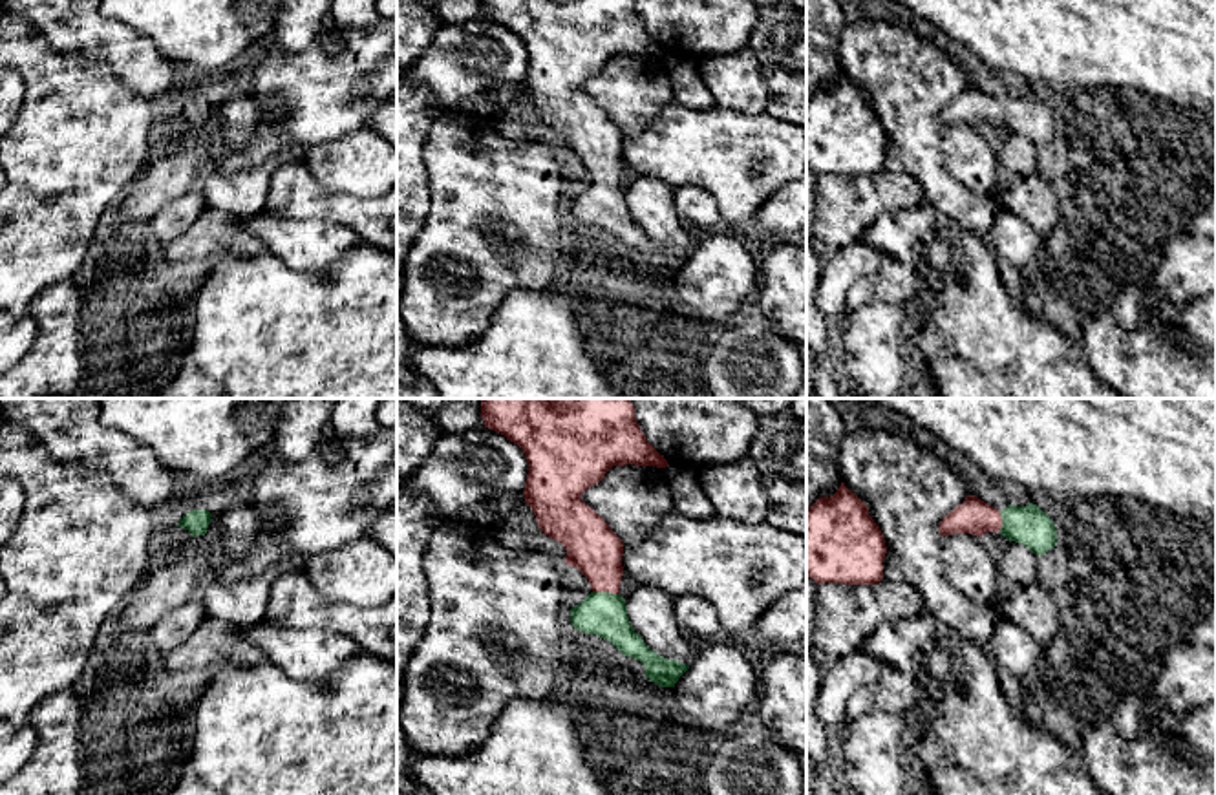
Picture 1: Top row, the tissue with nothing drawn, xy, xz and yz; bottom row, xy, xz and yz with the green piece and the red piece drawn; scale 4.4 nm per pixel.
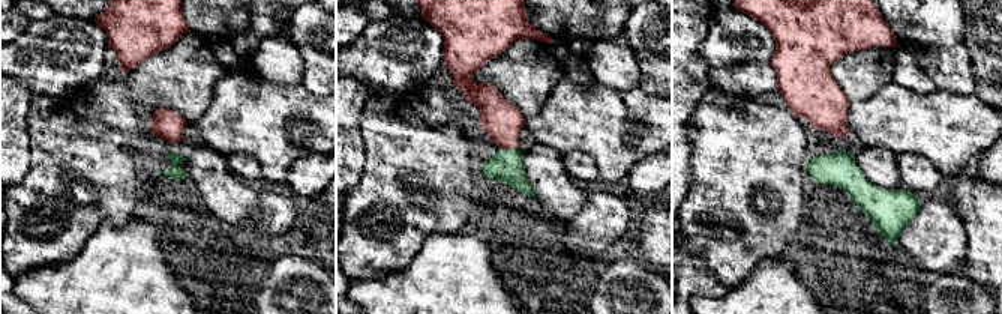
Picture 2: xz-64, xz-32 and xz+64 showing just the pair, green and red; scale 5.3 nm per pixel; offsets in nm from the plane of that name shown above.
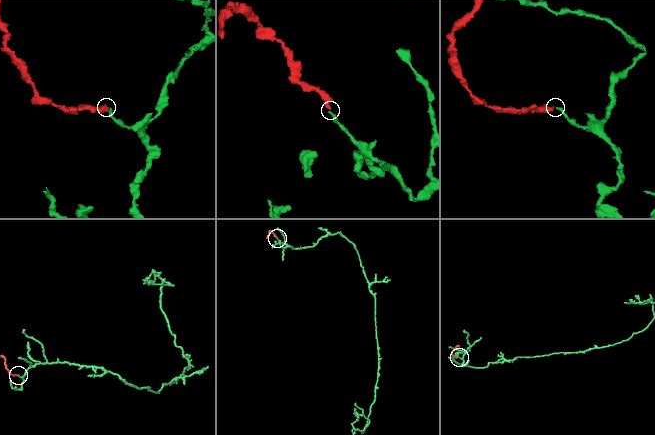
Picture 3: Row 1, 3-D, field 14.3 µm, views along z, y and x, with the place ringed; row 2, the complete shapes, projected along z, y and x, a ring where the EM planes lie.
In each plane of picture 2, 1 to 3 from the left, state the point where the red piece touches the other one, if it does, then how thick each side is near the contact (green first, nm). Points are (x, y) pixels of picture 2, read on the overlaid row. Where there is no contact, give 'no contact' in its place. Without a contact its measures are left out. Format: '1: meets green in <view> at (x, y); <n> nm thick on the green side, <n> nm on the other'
1: no contact
2: meets green in xz-32 at (510, 149); 180 nm thick on the green side, 220 nm on the other
3: no contact

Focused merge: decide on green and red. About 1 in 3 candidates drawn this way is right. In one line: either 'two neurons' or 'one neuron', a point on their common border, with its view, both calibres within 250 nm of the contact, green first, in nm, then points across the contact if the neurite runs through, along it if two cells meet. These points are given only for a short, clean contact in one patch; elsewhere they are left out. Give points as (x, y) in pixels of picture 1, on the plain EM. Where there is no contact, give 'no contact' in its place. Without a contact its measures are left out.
one neuron | xz (606, 183) | 200/220 nm

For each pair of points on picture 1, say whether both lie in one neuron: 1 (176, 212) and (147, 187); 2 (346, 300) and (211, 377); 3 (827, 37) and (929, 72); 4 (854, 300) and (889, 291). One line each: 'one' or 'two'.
1: two
2: one
3: two
4: one

